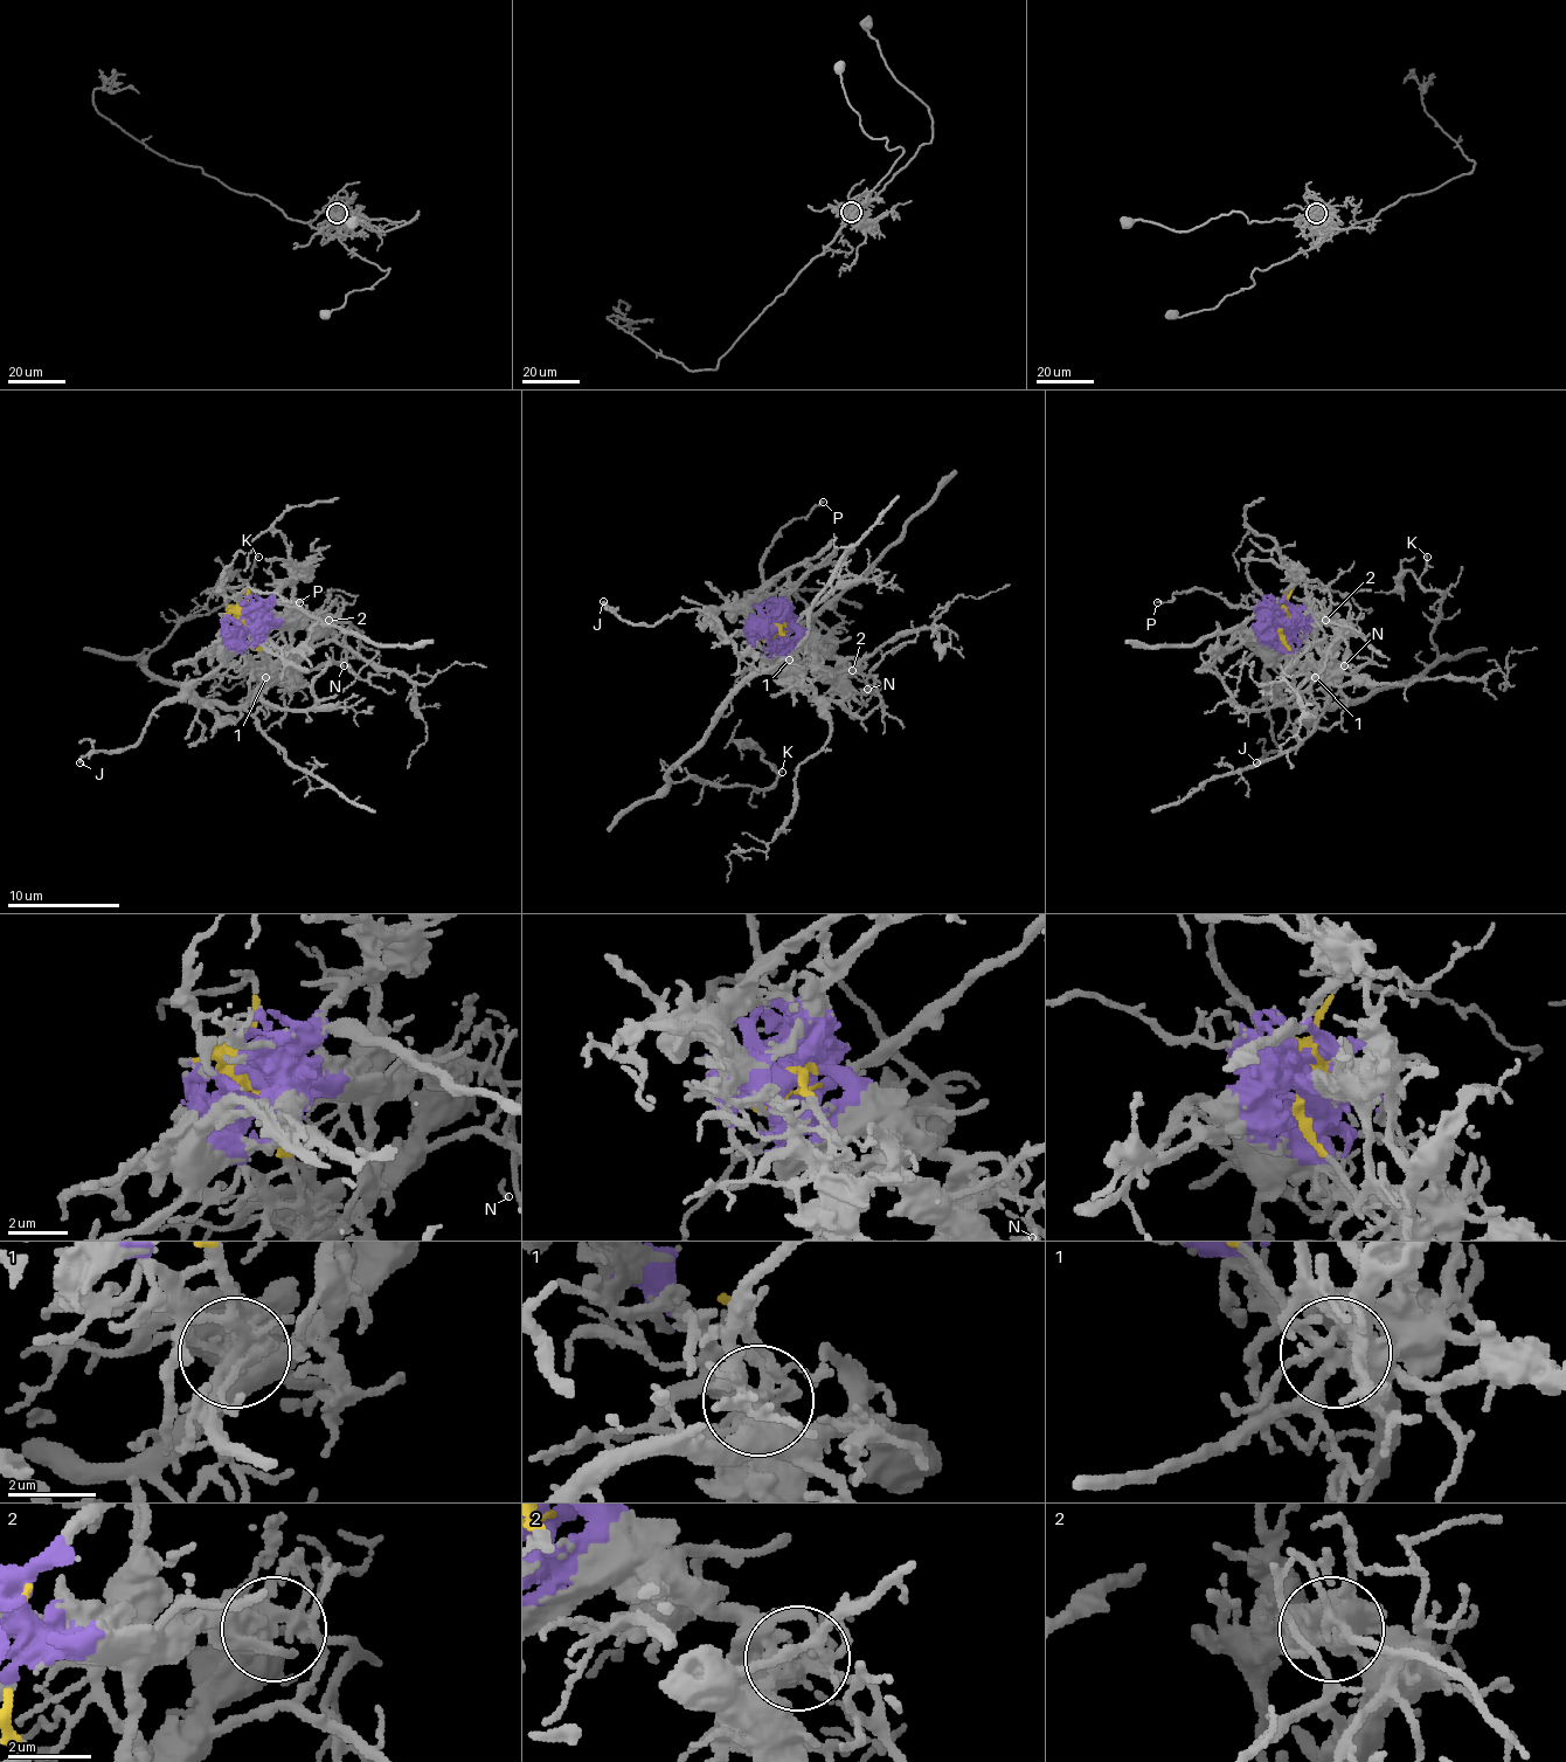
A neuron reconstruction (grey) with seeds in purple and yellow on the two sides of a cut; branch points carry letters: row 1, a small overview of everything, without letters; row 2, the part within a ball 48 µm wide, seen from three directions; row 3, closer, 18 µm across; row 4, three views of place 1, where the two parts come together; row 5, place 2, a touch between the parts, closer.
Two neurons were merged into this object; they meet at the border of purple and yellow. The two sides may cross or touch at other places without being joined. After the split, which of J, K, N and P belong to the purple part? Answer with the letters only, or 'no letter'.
J, N, P

